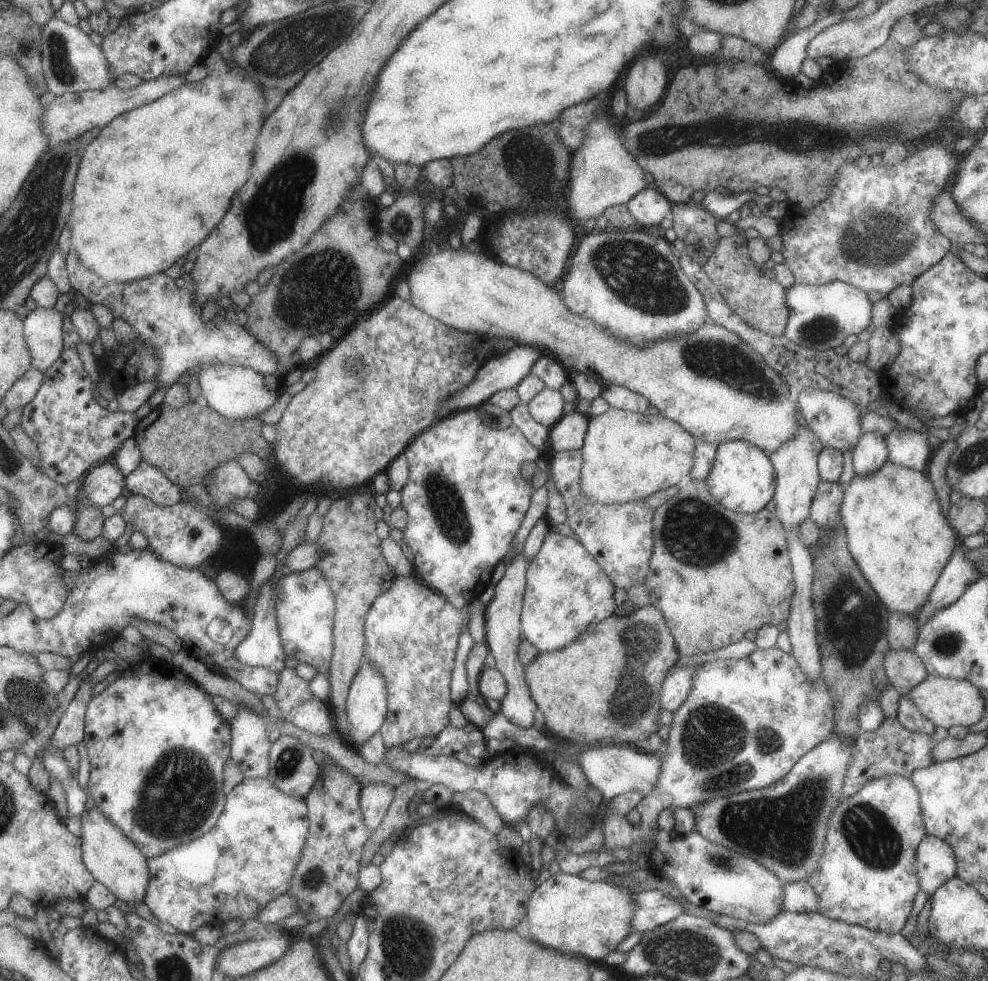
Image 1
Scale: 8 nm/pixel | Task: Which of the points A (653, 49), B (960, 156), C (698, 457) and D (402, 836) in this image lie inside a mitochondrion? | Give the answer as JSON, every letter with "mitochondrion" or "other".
{"A":"other","B":"other","C":"other","D":"other"}

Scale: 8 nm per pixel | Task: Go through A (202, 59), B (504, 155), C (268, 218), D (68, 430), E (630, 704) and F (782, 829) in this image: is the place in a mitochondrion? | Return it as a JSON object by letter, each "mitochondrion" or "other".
{"A":"other","B":"mitochondrion","C":"mitochondrion","D":"other","E":"mitochondrion","F":"mitochondrion"}

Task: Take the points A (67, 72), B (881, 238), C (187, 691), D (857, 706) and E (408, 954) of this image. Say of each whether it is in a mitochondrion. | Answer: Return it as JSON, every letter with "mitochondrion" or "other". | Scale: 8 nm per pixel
{"A":"mitochondrion","B":"mitochondrion","C":"other","D":"other","E":"mitochondrion"}

